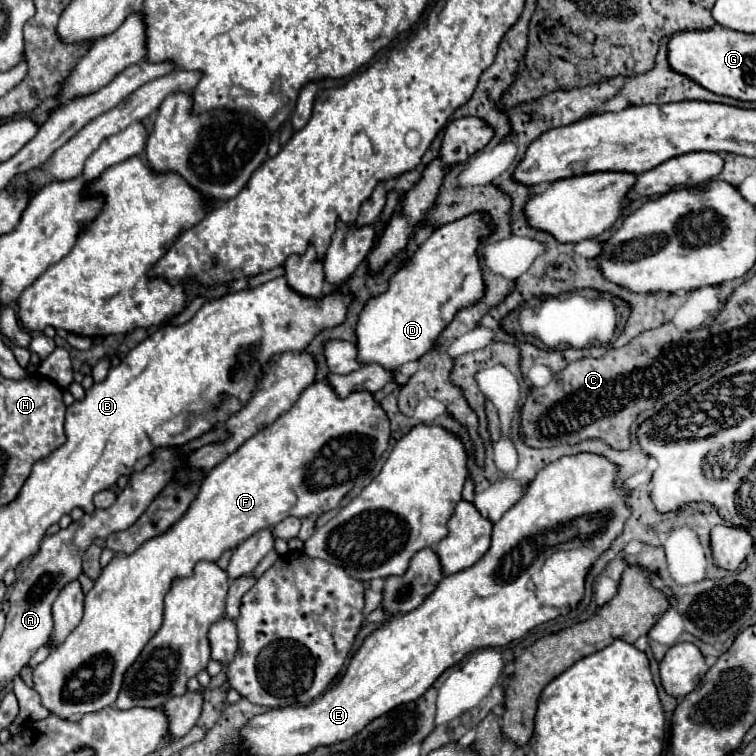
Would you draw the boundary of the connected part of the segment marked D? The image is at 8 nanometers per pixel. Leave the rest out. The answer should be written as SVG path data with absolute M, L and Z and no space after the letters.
M467 216L467 220L455 220L433 230L417 252L389 278L389 288L369 298L361 310L355 326L359 364L379 364L393 372L431 350L435 336L447 328L451 316L483 296L477 244L487 232L491 232L491 220L483 220L483 216Z

